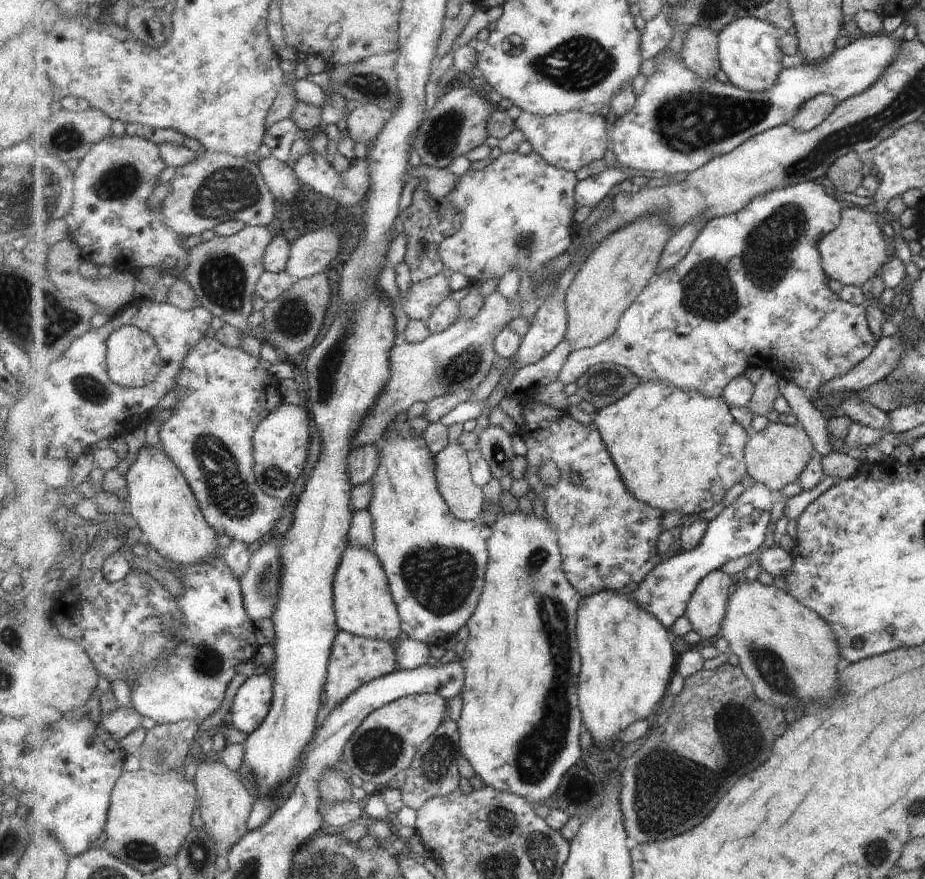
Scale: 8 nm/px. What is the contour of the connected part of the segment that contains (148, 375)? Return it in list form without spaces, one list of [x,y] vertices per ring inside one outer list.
[[[125,325],[115,330],[108,341],[108,373],[124,387],[142,387],[153,383],[163,366],[158,344],[148,332],[135,325]]]

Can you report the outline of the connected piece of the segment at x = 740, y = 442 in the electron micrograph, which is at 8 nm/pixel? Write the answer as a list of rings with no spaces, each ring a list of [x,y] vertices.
[[[647,380],[647,382],[642,382],[637,388],[634,388],[625,398],[599,410],[592,417],[592,421],[598,426],[603,440],[606,442],[607,448],[610,450],[611,456],[614,458],[615,464],[622,474],[622,479],[626,482],[631,494],[663,512],[681,512],[683,517],[698,515],[699,512],[707,512],[713,506],[721,504],[723,498],[727,496],[727,492],[733,486],[737,486],[747,476],[747,473],[749,474],[746,463],[746,446],[750,441],[750,433],[733,418],[731,408],[723,397],[709,398],[702,395],[698,390],[684,391],[679,387],[674,387],[661,381]]]

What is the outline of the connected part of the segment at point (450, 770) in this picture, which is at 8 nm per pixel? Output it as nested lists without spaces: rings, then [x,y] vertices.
[[[445,720],[437,732],[419,747],[412,765],[405,771],[405,783],[400,786],[404,803],[407,807],[418,811],[431,797],[446,797],[459,791],[461,774],[459,774],[460,728],[458,721]]]

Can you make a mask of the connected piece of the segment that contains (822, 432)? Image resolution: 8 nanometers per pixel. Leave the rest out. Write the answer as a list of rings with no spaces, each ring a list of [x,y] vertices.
[[[781,379],[778,382],[779,395],[785,398],[792,413],[801,427],[811,436],[815,446],[816,456],[821,457],[832,451],[826,431],[826,419],[823,414],[804,396],[804,391],[790,379]]]

